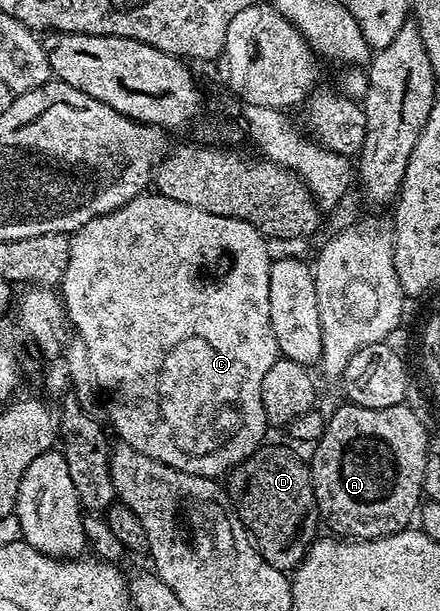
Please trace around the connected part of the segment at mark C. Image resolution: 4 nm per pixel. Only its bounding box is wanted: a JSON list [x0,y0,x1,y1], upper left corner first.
[58,192,281,478]

